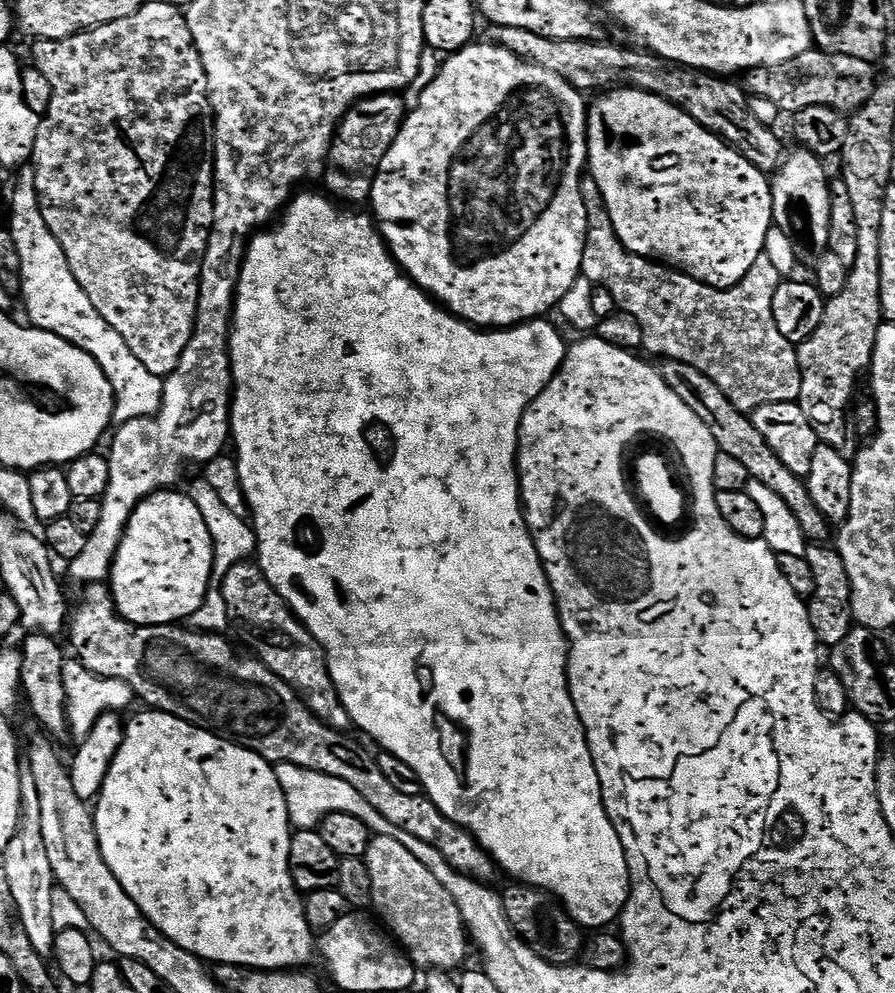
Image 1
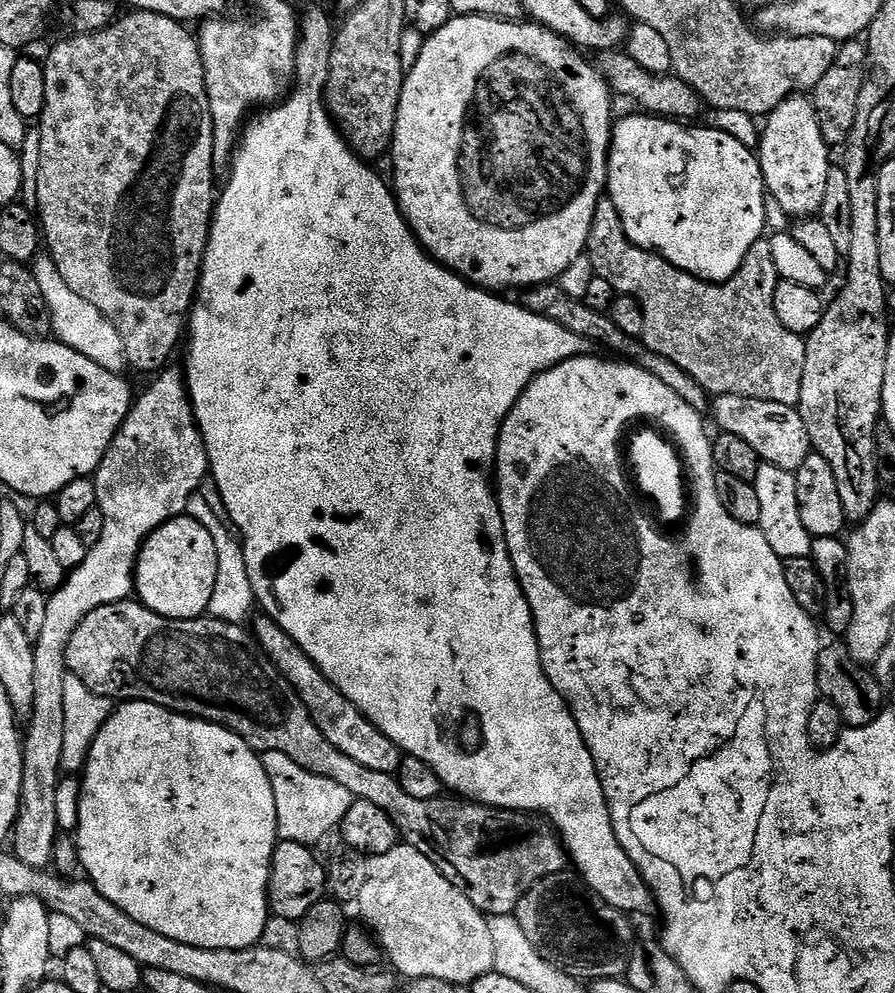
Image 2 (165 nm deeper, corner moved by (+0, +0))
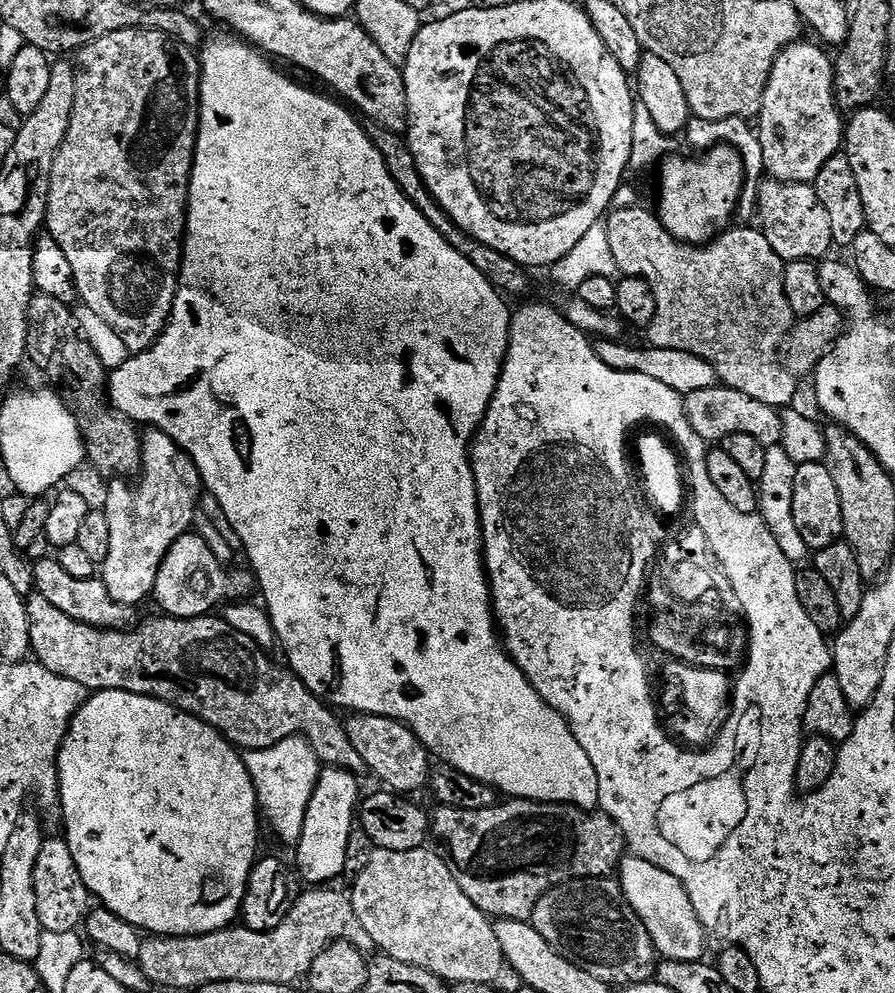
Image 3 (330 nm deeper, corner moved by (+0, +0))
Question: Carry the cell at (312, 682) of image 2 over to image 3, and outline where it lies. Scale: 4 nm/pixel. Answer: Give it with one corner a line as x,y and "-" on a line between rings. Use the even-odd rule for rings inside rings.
363,714
349,715
349,720
343,721
346,734
358,750
358,758
366,762
368,772
381,780
385,789
397,794
412,794
430,780
430,753
420,739
408,729
407,724
385,716
365,716

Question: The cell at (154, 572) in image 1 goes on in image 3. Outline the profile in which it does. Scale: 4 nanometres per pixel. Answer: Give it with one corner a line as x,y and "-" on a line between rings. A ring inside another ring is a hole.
189,534
178,538
174,546
166,554
162,566
158,570
154,600
160,603
159,611
179,620
193,620
199,616
207,616
219,600
227,601
232,591
248,592
254,588
251,575
232,577
225,565
218,562
214,550
206,546
199,534

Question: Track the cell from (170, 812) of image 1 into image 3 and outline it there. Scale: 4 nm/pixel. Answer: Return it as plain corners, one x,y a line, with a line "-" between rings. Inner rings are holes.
126,690
93,692
72,715
68,732
60,745
56,770
60,777
58,808
64,811
62,836
68,843
74,863
78,866
89,893
95,899
97,896
100,899
97,901
103,907
139,928
141,933
153,936
205,936
229,927
239,917
252,865
258,859
256,843
260,840
262,813
256,799
254,782
250,778
248,767
244,765
244,756
218,730
214,730
198,717
178,710
173,704
149,696
130,694

